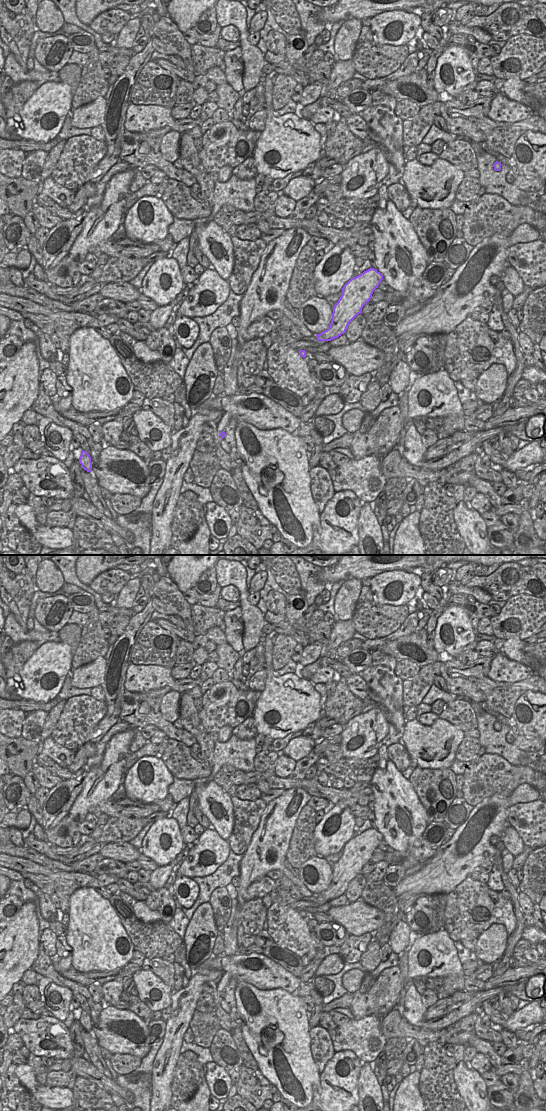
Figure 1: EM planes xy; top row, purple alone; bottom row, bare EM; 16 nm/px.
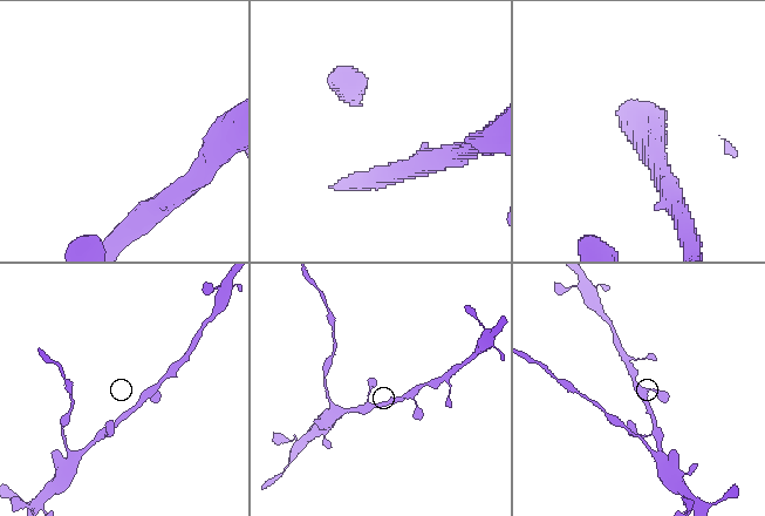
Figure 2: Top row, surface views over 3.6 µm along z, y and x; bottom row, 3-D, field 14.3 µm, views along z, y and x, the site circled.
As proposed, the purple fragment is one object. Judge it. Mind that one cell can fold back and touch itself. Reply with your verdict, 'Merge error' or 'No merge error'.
No merge error

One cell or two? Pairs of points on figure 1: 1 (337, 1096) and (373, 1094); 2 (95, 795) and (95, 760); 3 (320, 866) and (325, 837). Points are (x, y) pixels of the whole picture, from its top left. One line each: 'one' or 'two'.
1: two
2: two
3: two

